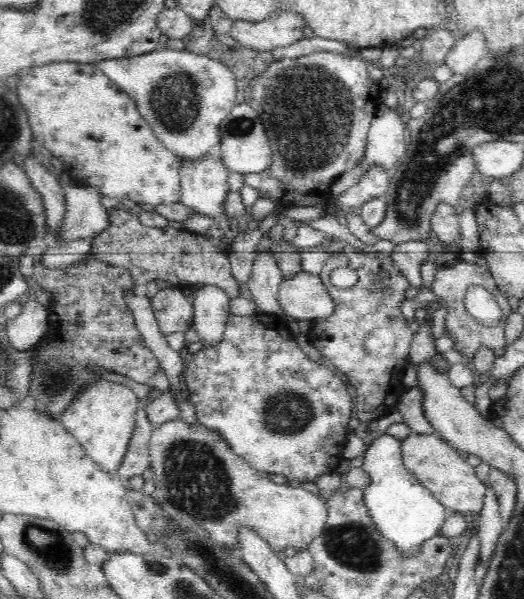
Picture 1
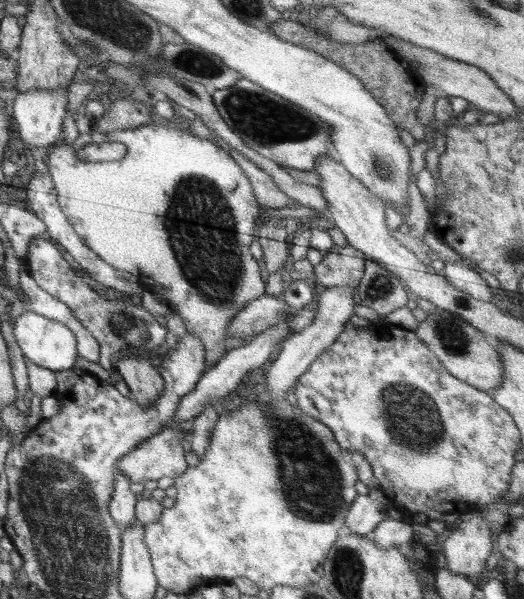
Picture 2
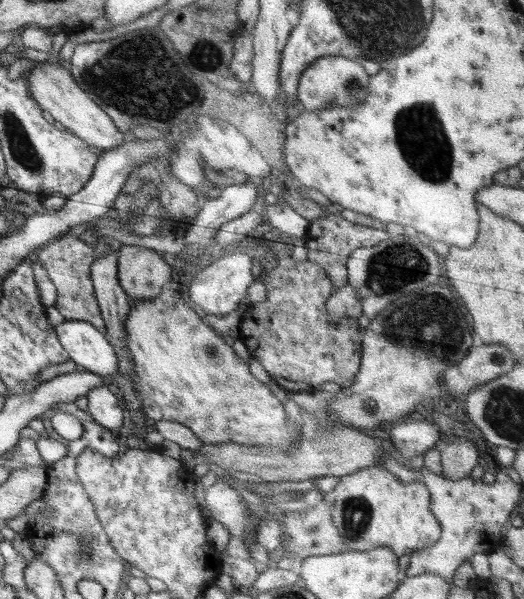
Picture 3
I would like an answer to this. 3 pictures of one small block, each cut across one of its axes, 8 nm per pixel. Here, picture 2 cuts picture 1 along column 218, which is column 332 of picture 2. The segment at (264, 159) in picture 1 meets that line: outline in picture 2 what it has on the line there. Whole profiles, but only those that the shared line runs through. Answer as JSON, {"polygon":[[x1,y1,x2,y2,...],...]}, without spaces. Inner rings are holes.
{"polygon":[[240,77,232,86,216,89,212,94,215,107,228,125,228,128,240,137,246,148,254,150,259,156,277,162,282,168,314,170,315,162,321,156,334,155,330,146,331,126,319,116,308,112,295,102,287,101,277,94,258,86,251,80]]}

